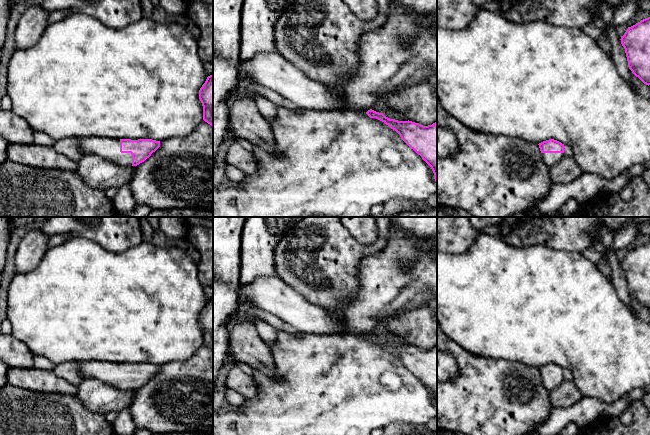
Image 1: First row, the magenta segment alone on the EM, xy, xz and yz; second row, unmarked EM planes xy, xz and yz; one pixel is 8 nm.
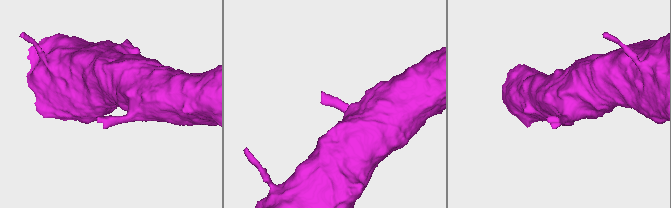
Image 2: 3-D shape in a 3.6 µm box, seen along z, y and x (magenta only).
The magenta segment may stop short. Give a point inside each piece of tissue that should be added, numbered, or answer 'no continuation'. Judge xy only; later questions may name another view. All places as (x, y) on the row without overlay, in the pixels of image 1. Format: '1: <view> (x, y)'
1: xy (109, 372)

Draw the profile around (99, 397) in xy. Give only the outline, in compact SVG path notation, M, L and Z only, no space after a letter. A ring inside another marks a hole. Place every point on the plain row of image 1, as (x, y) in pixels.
M84 379L77 386L77 398L94 413L107 414L127 408L135 390L121 390L97 379Z

